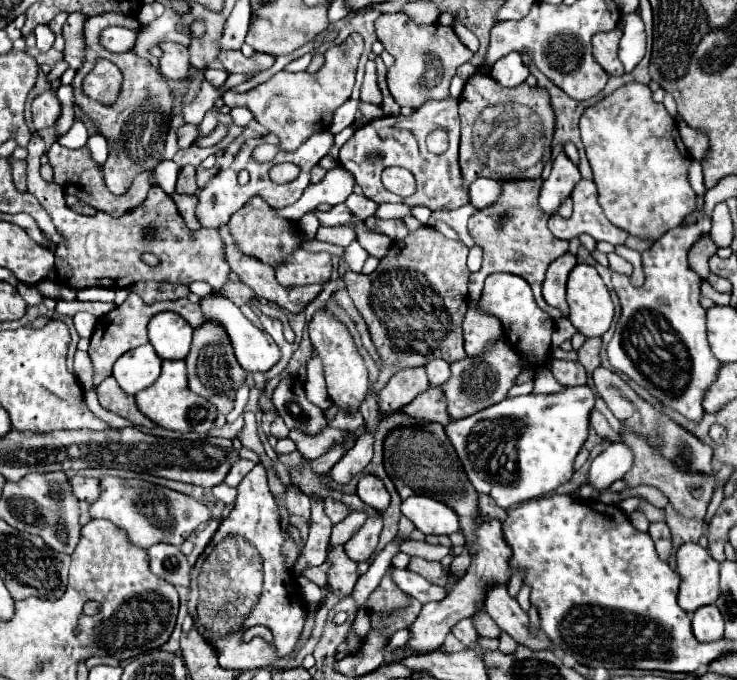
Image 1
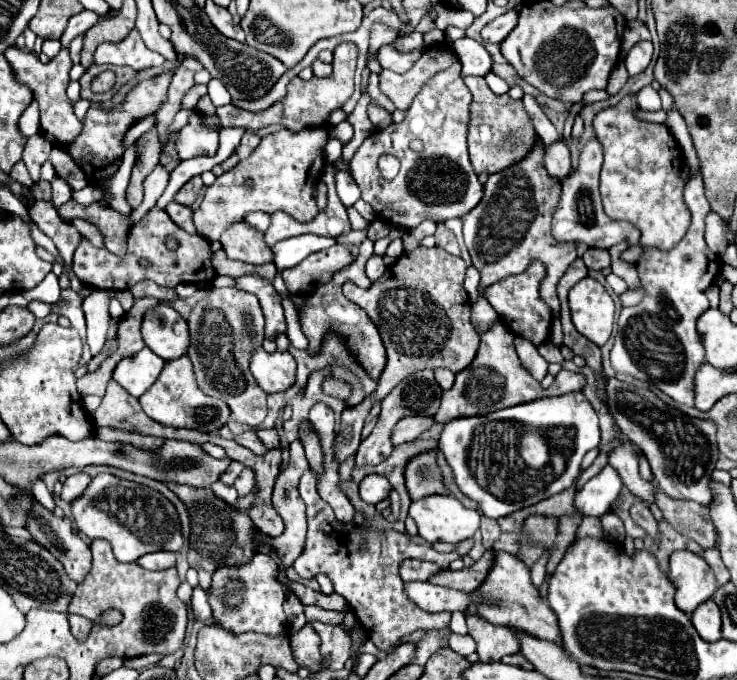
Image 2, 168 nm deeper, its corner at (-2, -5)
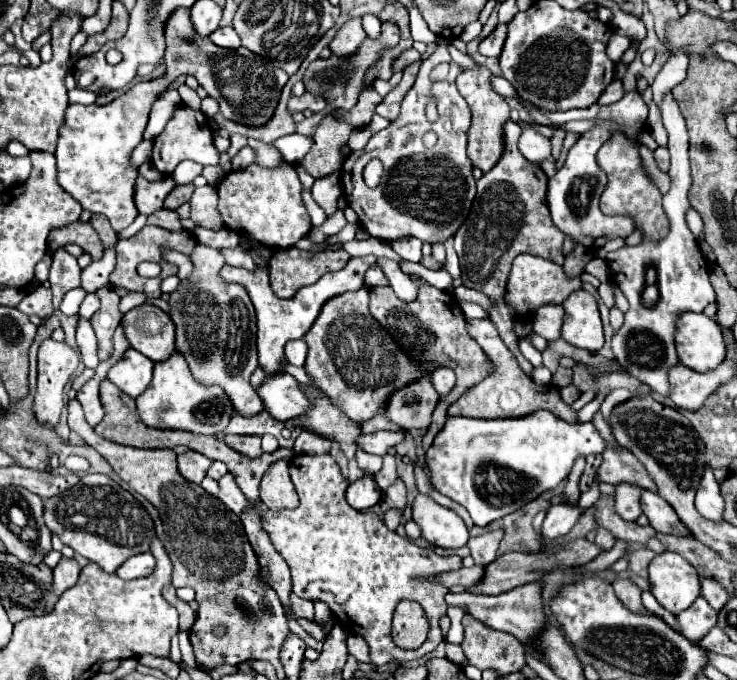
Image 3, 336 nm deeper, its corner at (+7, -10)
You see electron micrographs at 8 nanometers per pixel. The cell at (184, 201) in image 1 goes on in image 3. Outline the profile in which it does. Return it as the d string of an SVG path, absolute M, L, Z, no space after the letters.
M159 209L155 211L153 215L147 217L147 223L149 225L157 225L157 227L163 227L167 231L181 231L181 221L179 221L179 215L171 209Z

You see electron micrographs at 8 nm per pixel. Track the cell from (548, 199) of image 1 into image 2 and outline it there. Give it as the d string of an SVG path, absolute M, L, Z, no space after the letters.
M556 140L550 146L544 146L544 166L548 174L554 174L554 178L562 180L568 172L572 172L570 166L570 150L564 140Z

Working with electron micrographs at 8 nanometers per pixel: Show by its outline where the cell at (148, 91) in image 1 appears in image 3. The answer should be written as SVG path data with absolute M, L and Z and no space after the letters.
M139 175L139 179L135 181L135 207L139 213L143 215L151 215L153 211L163 207L163 199L167 197L167 193L175 187L173 179L170 176L163 177L160 181L149 183L147 179L143 179L143 175Z

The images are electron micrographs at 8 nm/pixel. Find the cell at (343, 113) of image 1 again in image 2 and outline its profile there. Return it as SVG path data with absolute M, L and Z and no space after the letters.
M330 138L326 148L324 148L324 156L326 156L326 164L332 164L336 158L340 158L342 154L342 144L336 138Z

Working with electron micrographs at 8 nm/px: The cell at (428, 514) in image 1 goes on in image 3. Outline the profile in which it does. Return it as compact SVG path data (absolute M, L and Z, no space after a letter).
M417 495L413 501L413 521L421 529L421 537L437 547L463 547L469 539L465 521L451 509L441 507L429 495Z

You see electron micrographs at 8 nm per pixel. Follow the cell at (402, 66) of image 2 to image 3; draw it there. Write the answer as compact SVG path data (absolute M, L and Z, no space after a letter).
M415 49L403 51L403 53L393 61L393 73L403 71L407 65L411 65L411 63L415 63L415 61L419 61L419 59L421 59L421 53L419 53L419 51L415 51Z

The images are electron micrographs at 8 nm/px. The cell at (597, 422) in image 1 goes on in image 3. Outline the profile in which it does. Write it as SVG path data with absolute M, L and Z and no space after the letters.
M643 489L641 509L655 531L673 533L673 535L689 535L689 529L679 521L673 507L665 499L661 499L657 493Z

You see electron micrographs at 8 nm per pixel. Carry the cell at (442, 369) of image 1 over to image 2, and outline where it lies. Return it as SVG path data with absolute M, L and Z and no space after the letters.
M438 368L438 370L434 370L434 374L436 374L436 382L442 386L442 390L450 390L452 388L454 378L456 378L454 372L450 372L448 368Z

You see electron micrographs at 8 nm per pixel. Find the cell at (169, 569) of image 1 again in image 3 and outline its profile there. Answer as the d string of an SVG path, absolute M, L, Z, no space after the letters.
M141 553L131 559L127 559L119 569L117 575L121 579L137 579L137 577L147 577L155 569L155 557L151 553Z

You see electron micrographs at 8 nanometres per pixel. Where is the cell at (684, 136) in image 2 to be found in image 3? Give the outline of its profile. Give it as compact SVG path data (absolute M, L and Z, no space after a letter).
M677 51L669 57L669 61L663 65L663 69L659 71L659 75L651 85L653 101L657 107L661 107L663 103L663 93L667 93L671 87L681 83L685 79L685 73L687 73L687 55Z

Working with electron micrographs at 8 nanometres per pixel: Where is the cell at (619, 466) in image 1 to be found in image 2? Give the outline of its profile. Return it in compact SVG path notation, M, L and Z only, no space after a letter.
M606 466L598 476L588 480L580 492L574 496L574 508L584 516L604 516L612 502L618 498L622 488L620 478L612 466Z

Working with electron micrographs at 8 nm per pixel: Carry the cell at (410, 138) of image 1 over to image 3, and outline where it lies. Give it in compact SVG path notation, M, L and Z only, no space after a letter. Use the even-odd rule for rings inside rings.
M439 37L435 51L421 63L417 81L401 103L399 119L393 121L387 129L375 133L363 149L351 151L351 155L343 161L343 195L347 205L353 207L359 215L361 227L371 237L383 241L417 237L427 243L443 243L447 237L455 235L469 215L471 203L475 199L475 179L471 173L473 165L465 155L471 111L455 87L455 77L461 73L461 67L451 61L447 51L449 45L451 39ZM439 63L449 63L451 69L445 79L435 81L431 71ZM431 99L437 103L437 121L429 121L425 117L425 109ZM427 133L437 135L435 145L427 145L423 141L423 135ZM373 157L383 161L385 177L375 189L369 189L363 181L363 167Z

